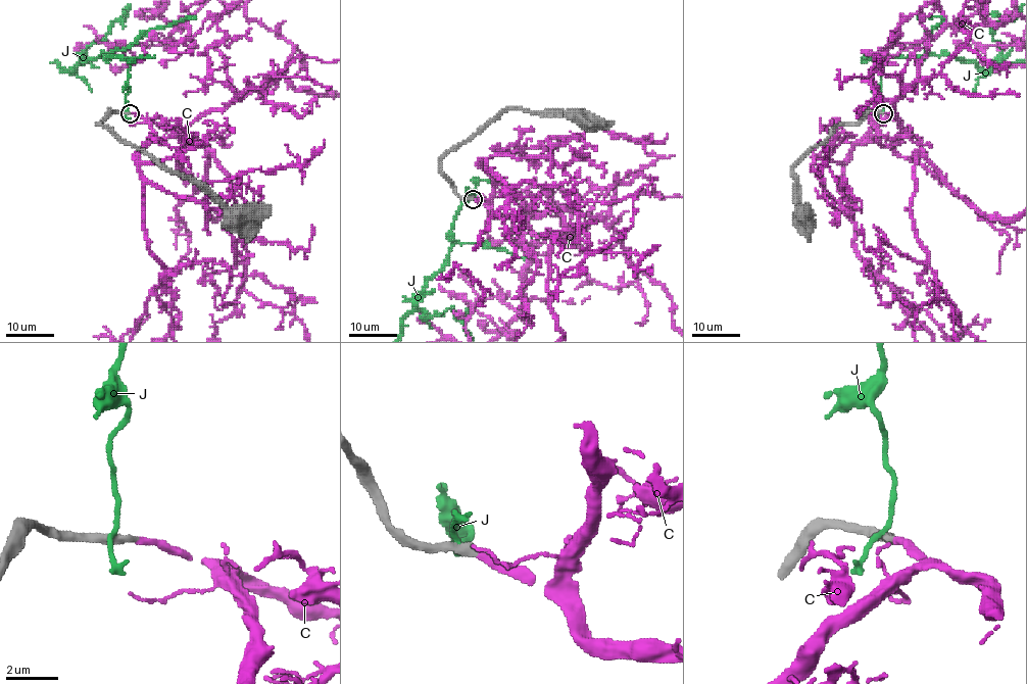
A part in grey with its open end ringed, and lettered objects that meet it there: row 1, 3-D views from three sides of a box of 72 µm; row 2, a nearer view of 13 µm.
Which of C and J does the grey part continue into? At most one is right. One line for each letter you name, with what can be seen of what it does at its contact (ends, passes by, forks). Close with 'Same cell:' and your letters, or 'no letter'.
C: it ends
Same cell: C

